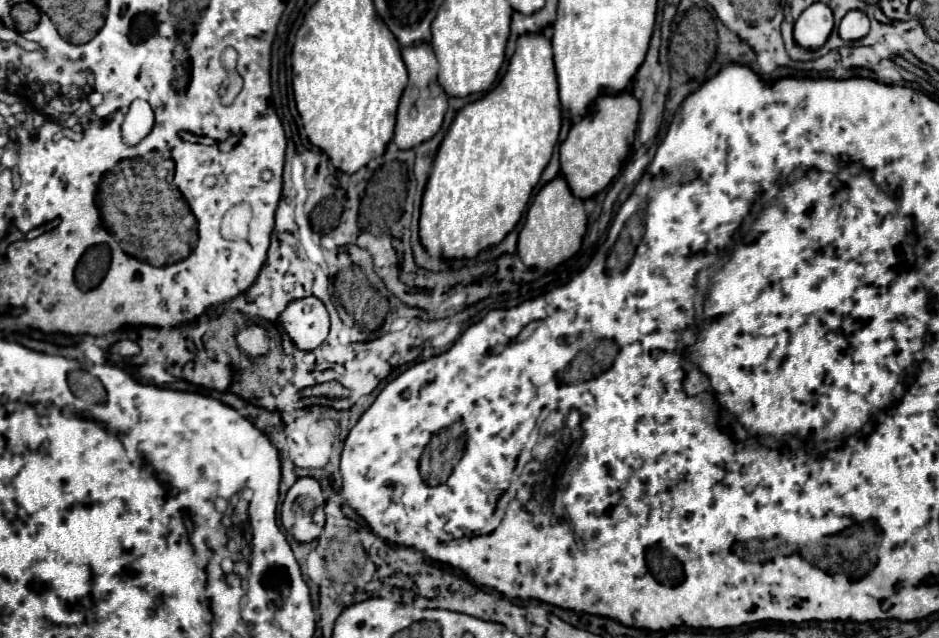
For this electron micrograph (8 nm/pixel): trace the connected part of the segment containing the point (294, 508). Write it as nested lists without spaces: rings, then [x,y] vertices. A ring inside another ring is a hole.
[[[301,477],[287,491],[281,505],[281,523],[289,535],[307,543],[321,535],[325,525],[325,497],[321,485],[313,477]]]

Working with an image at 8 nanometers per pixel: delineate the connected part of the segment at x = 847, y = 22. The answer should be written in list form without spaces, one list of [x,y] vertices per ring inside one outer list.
[[[857,9],[849,11],[839,25],[839,35],[843,41],[857,41],[869,33],[869,17]]]

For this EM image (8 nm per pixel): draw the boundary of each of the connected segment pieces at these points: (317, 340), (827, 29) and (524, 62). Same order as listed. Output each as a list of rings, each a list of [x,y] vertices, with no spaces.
[[[317,297],[293,301],[279,317],[283,329],[299,349],[311,351],[319,347],[329,333],[329,313]]]
[[[825,3],[809,5],[795,23],[795,41],[803,49],[819,49],[833,29],[833,11]]]
[[[525,33],[517,39],[507,75],[493,91],[457,111],[435,157],[421,205],[421,243],[435,257],[461,259],[499,243],[521,219],[531,191],[547,167],[561,129],[561,101],[553,67],[551,41],[543,33]]]

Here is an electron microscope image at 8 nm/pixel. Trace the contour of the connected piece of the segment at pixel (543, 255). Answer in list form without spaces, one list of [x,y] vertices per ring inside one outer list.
[[[557,175],[553,181],[541,187],[531,207],[527,209],[527,219],[517,241],[517,255],[527,267],[535,267],[539,271],[559,265],[561,261],[573,257],[579,251],[585,229],[587,213],[583,209],[583,201],[579,197],[573,197],[567,181]]]

